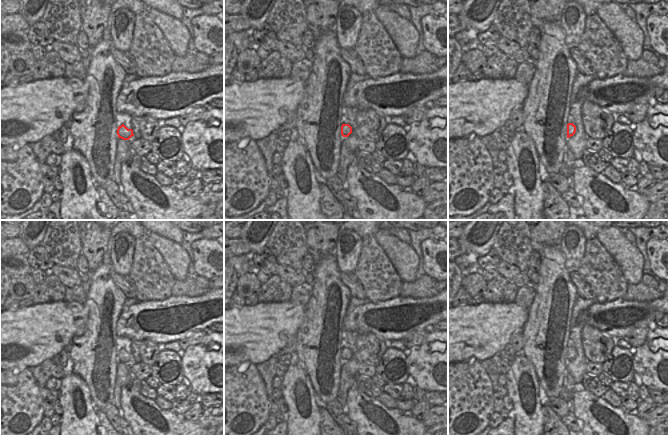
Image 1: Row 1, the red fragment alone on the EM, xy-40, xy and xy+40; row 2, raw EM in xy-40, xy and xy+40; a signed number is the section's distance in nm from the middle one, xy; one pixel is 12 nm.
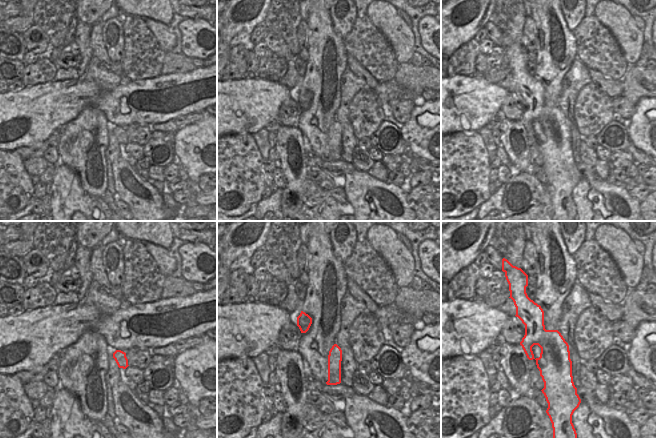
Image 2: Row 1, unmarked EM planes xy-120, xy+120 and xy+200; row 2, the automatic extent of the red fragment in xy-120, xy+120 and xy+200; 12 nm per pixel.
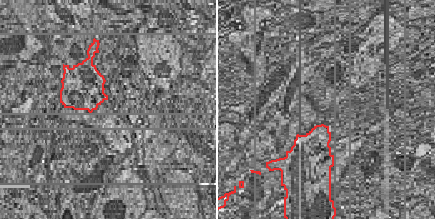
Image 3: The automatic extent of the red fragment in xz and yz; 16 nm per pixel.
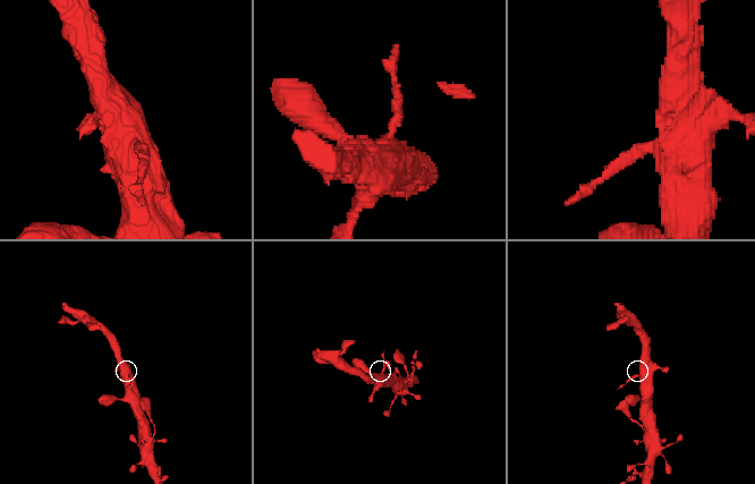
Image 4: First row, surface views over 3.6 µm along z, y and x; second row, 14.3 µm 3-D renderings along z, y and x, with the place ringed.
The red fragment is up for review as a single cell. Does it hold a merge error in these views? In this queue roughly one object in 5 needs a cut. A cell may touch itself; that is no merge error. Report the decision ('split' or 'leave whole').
leave whole

